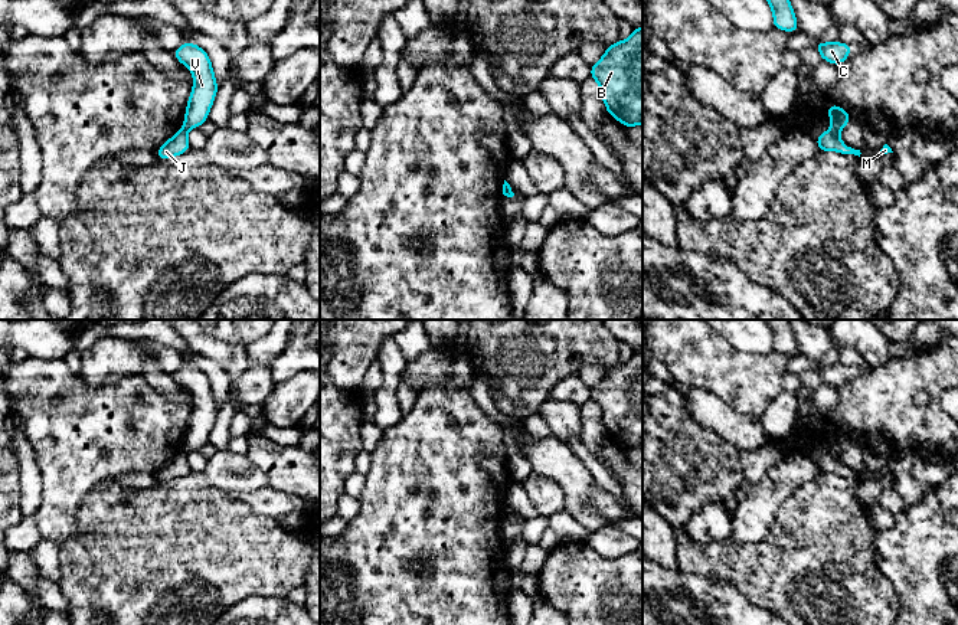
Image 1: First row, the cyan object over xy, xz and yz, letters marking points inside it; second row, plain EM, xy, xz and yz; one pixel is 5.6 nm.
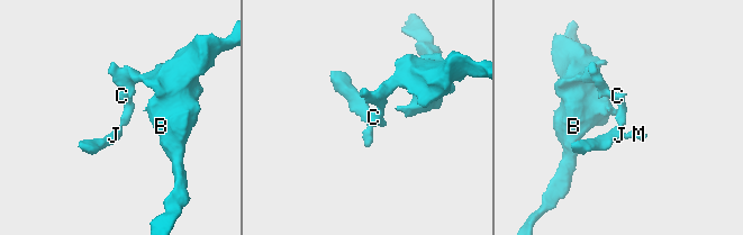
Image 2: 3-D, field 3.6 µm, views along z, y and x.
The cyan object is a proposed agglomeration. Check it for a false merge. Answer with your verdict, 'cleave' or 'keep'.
cleave

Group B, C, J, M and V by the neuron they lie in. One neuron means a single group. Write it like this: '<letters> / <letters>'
B C V / J M

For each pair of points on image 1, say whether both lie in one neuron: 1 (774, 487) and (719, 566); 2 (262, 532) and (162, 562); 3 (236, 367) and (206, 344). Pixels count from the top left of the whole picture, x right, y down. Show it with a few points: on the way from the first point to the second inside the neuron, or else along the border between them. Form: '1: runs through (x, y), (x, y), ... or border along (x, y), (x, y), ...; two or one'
1: border along (770, 532), (755, 542), (736, 542), (731, 536); two
2: runs through (238, 552), (186, 552); one
3: runs through (229, 360), (213, 349); one

